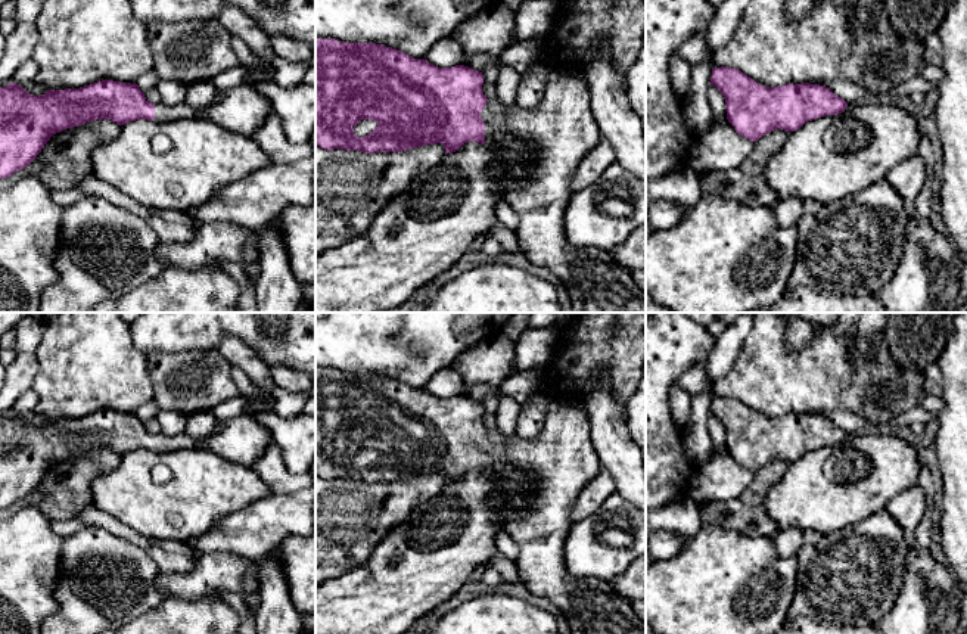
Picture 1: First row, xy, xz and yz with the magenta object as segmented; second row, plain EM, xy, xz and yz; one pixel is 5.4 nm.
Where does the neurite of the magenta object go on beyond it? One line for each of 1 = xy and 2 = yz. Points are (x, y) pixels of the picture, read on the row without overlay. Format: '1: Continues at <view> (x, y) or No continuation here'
1: Continues at xy (242, 440)
2: No continuation here

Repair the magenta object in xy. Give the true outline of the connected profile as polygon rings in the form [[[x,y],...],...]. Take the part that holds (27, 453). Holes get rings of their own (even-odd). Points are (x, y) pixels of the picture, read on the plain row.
[[[102,410],[80,419],[47,420],[44,425],[34,426],[10,411],[7,417],[0,417],[0,509],[28,497],[53,464],[84,453],[111,450],[124,456],[136,450],[168,453],[200,448],[234,464],[254,466],[264,456],[270,441],[270,429],[249,414],[218,422],[209,436],[193,439],[186,432],[181,435],[150,433],[136,413]]]

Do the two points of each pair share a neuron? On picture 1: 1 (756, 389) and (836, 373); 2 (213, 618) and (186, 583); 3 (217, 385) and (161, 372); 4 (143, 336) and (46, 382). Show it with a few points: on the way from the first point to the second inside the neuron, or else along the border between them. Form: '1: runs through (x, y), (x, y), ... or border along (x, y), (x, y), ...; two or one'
1: runs through (776, 381), (810, 381), (817, 378); one
2: border along (165, 596), (190, 599), (218, 597); two
3: runs through (204, 378), (174, 376); one
4: border along (128, 328), (133, 344), (145, 356); two

